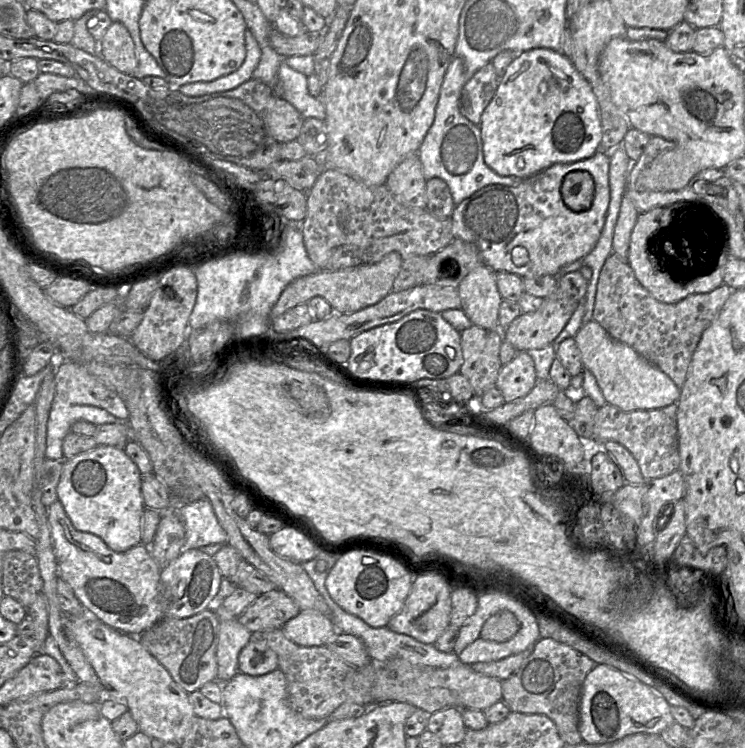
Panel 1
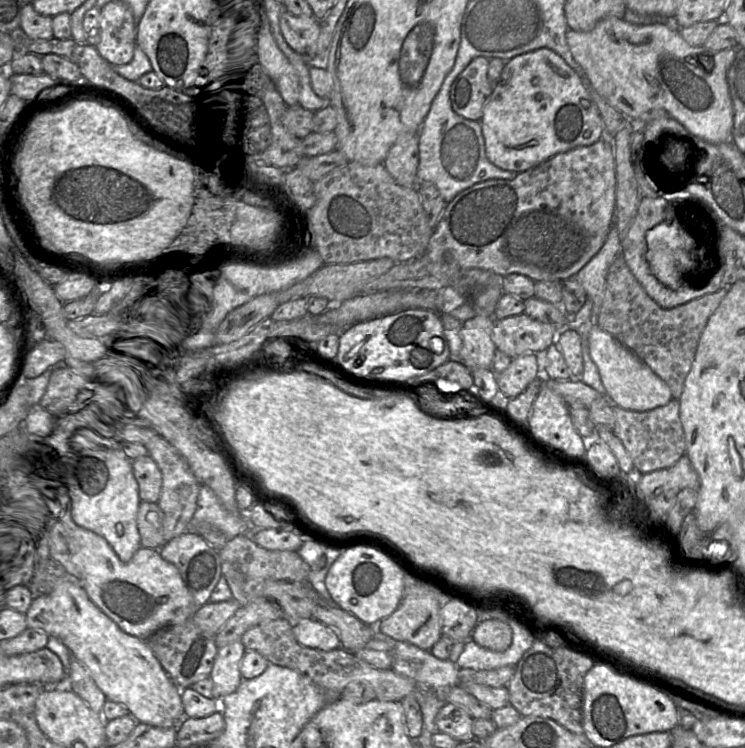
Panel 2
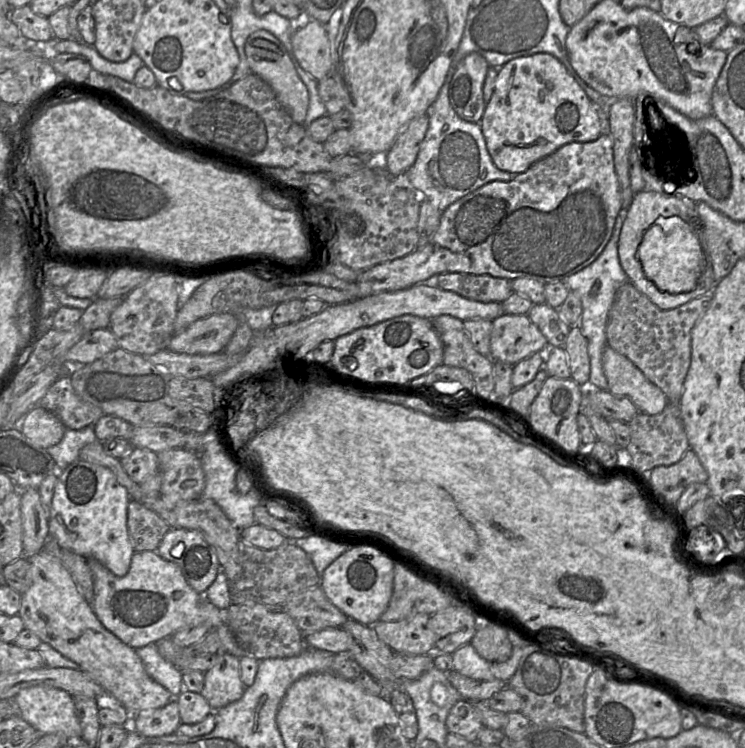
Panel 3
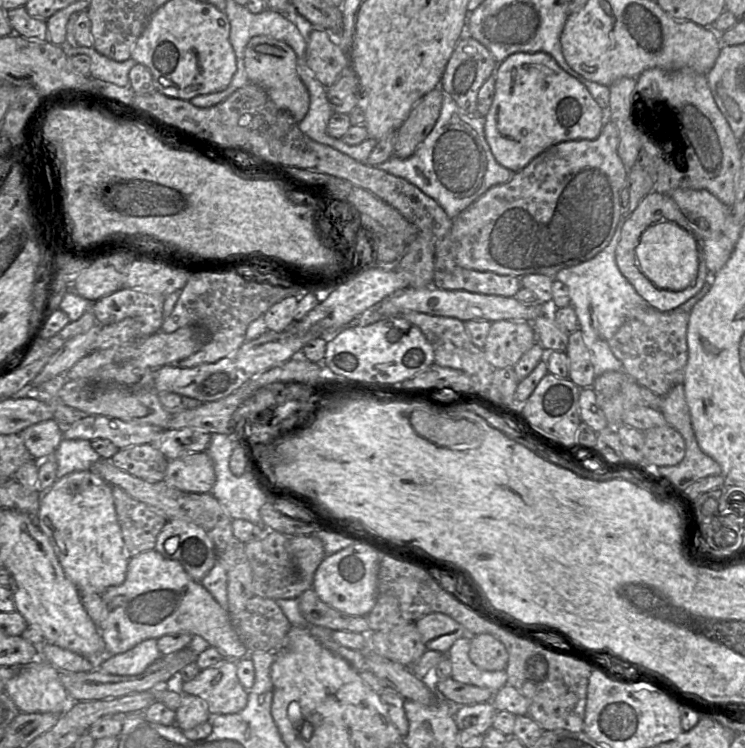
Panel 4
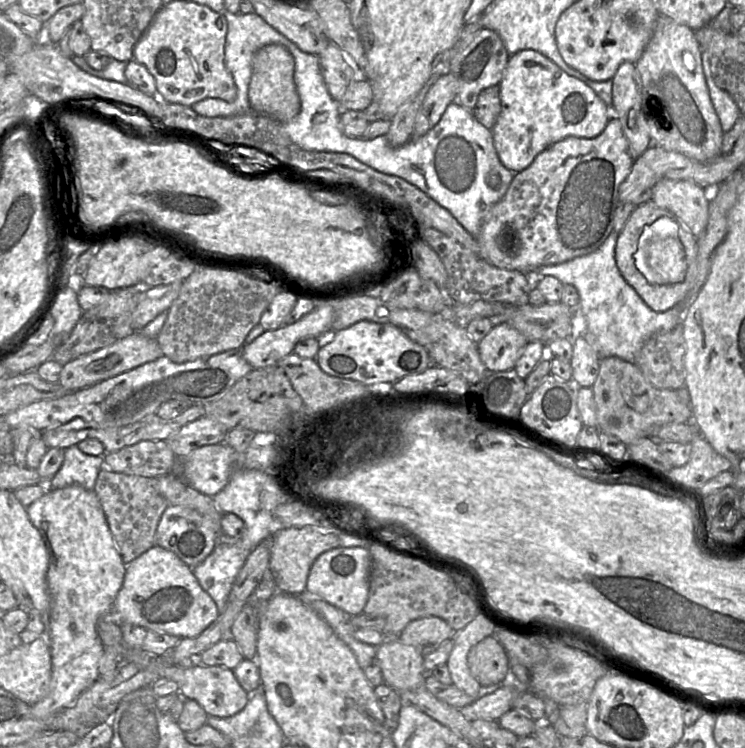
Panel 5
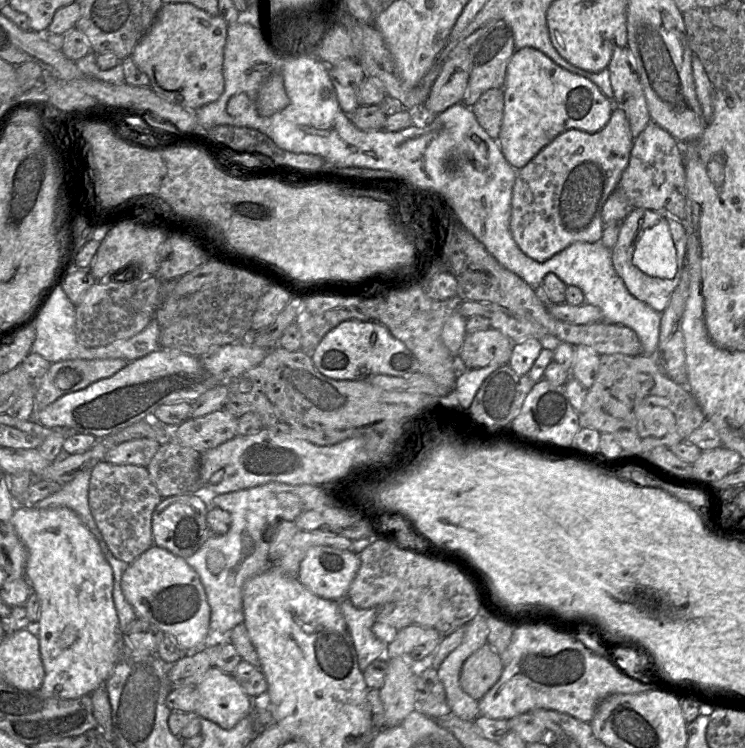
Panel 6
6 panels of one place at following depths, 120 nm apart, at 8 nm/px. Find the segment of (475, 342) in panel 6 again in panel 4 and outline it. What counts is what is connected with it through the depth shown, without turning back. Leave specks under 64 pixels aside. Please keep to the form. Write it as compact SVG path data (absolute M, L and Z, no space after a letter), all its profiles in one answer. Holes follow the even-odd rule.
M500 320L491 323L483 352L495 369L514 367L536 342L531 322Z

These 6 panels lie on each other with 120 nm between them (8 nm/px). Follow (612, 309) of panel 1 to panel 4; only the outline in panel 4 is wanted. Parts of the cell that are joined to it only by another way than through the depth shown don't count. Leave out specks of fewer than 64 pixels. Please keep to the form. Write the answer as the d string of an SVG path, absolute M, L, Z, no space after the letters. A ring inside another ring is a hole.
M652 307L629 317L609 340L612 353L622 363L623 371L638 384L658 396L665 396L675 385L684 384L684 369L688 359L687 327L689 313L680 310L660 312Z

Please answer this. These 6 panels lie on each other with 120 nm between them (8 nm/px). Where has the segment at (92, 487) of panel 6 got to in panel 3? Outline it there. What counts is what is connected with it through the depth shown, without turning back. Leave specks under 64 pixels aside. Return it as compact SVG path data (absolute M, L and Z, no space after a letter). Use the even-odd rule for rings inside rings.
M132 499L127 509L127 528L135 552L156 551L164 535L171 529L155 511Z

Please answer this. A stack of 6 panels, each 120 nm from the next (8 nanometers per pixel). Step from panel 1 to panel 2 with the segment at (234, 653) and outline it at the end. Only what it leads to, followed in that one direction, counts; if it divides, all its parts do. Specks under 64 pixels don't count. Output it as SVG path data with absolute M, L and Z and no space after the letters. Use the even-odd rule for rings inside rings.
M239 641L219 647L209 678L213 682L213 698L222 699L236 691L242 681L240 661L246 649Z

